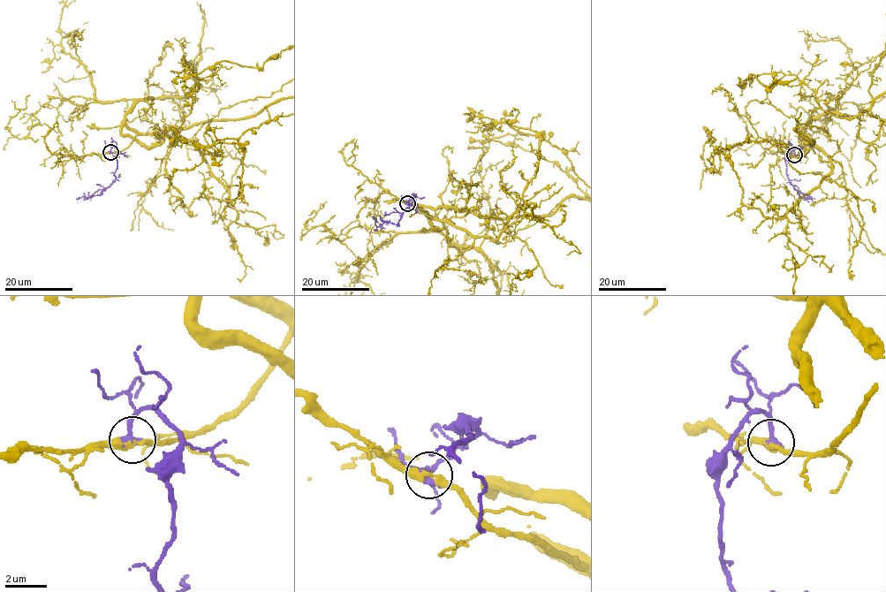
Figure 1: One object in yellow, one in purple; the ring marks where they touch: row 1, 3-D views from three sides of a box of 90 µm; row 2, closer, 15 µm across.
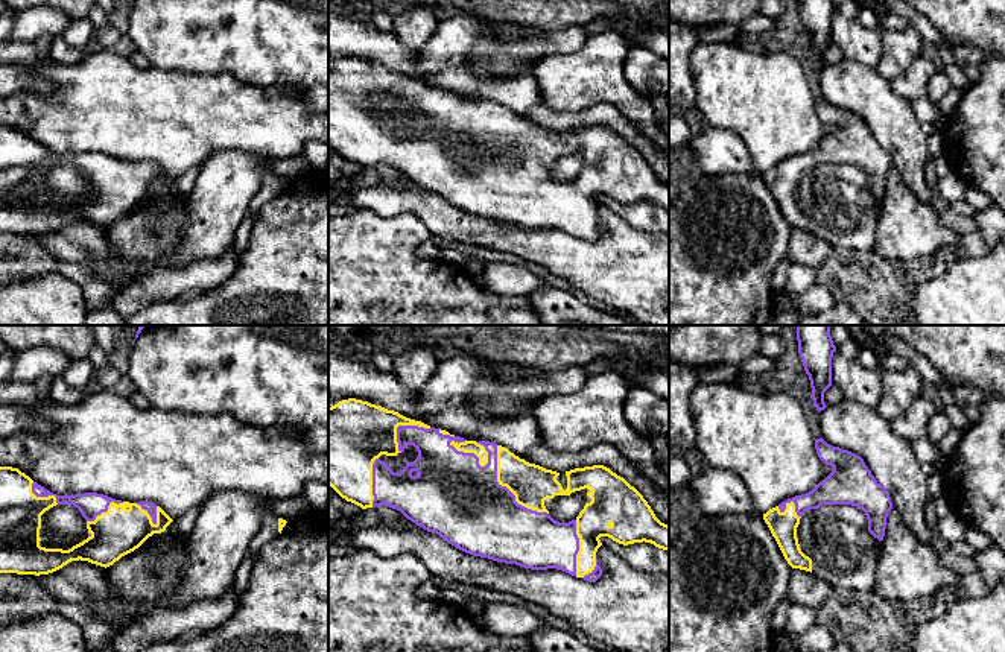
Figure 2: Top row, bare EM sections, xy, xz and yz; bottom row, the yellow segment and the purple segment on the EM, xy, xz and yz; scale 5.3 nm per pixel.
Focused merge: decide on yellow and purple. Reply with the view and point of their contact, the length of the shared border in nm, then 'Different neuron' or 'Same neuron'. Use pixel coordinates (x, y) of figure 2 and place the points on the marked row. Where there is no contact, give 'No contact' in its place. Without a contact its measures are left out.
Touches yellow at xz (507, 487). Shared border 460 nm. Same neuron

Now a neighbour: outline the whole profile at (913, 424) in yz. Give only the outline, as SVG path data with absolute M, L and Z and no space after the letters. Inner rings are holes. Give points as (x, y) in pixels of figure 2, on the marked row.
M920 395L903 415L891 418L889 426L900 438L911 442L918 438L926 438L927 424L935 412L937 409L932 400Z

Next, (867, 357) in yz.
M861 348L856 360L864 366L864 368L879 368L880 360L877 359L877 356L874 354L873 350L870 348Z

